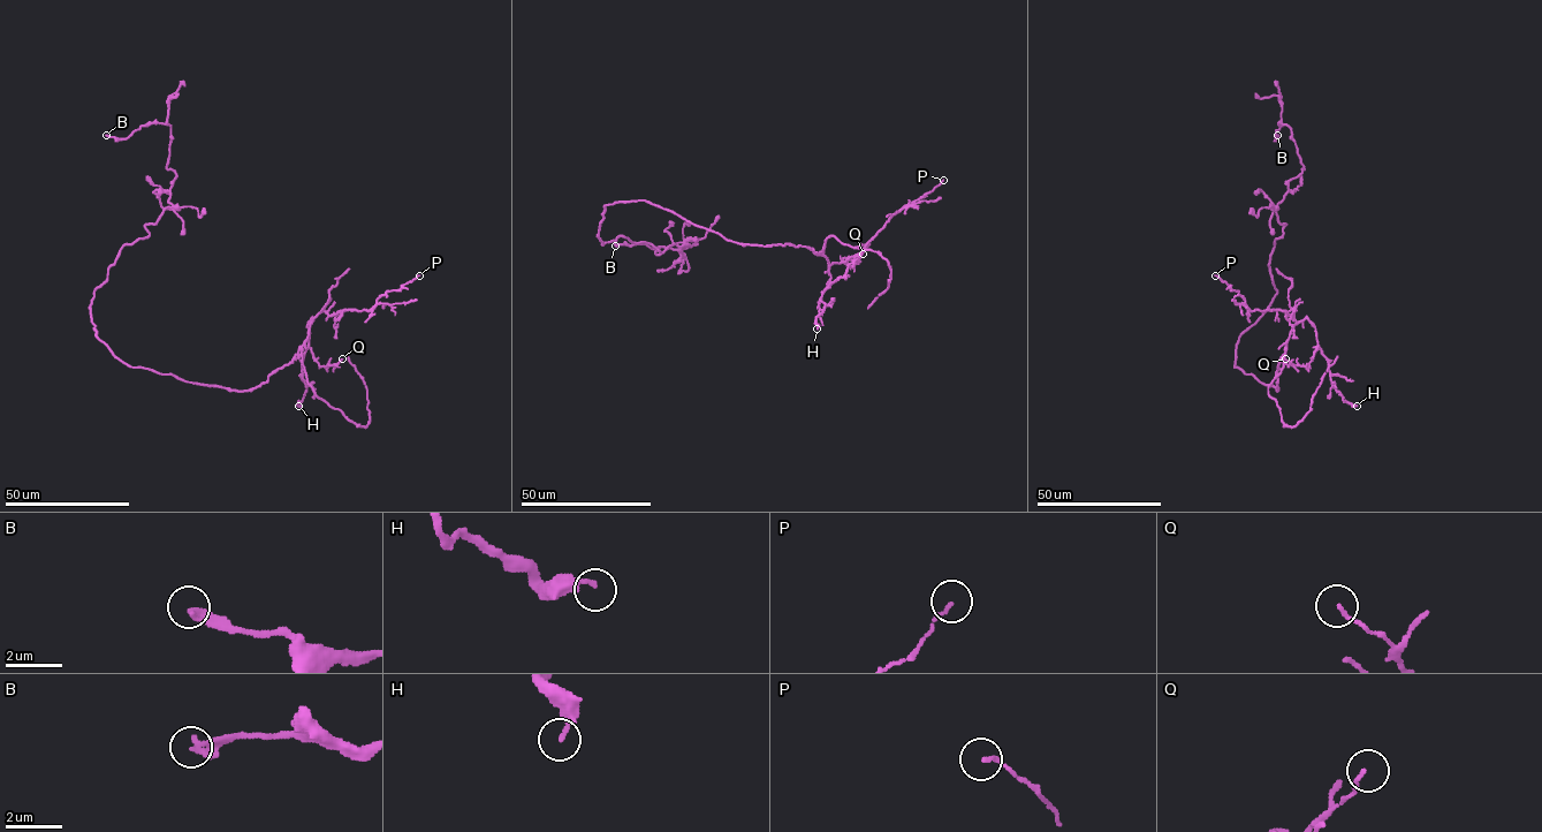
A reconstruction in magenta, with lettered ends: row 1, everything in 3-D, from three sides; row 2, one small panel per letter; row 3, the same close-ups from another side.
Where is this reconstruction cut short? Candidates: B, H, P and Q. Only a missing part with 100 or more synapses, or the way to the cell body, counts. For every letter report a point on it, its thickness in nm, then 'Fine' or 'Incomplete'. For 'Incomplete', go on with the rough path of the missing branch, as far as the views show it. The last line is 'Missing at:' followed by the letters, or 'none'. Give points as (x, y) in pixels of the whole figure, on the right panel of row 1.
B: Place: (1277, 135). Thickness 300 nm. Fine
H: Place: (1357, 406). Thickness 160 nm. Fine
P: Place: (1215, 275). Thickness 110 nm. Fine
Q: Place: (1285, 358). Thickness 110 nm. Fine
Missing at: none

